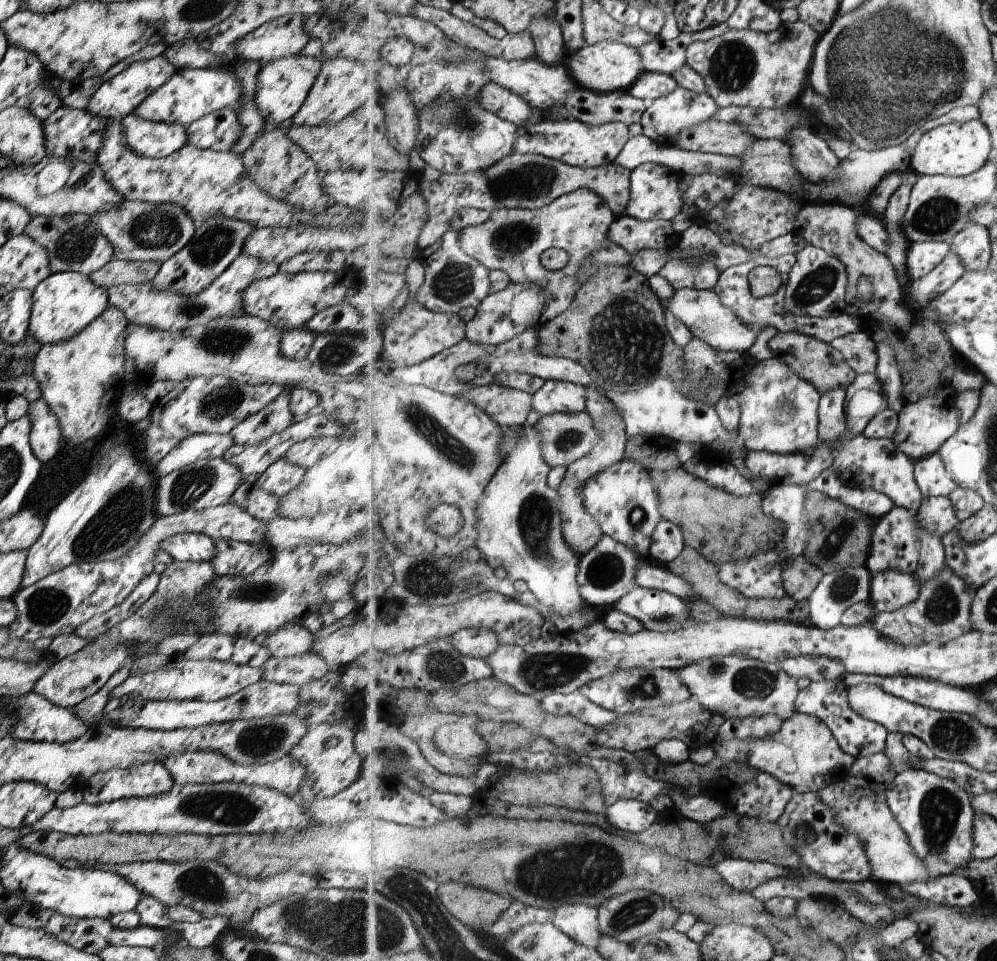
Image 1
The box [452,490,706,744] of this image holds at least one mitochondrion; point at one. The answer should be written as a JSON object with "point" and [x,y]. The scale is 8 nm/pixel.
{"point":[543,671]}

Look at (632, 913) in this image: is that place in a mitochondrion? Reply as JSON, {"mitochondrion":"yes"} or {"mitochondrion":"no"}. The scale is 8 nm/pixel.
{"mitochondrion":"yes"}

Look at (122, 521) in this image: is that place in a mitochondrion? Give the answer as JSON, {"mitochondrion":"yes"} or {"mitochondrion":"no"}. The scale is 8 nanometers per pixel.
{"mitochondrion":"yes"}

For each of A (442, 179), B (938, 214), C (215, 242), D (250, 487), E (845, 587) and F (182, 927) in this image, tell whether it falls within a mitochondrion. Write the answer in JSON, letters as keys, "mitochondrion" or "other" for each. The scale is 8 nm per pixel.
{"A":"other","B":"mitochondrion","C":"mitochondrion","D":"other","E":"mitochondrion","F":"other"}

